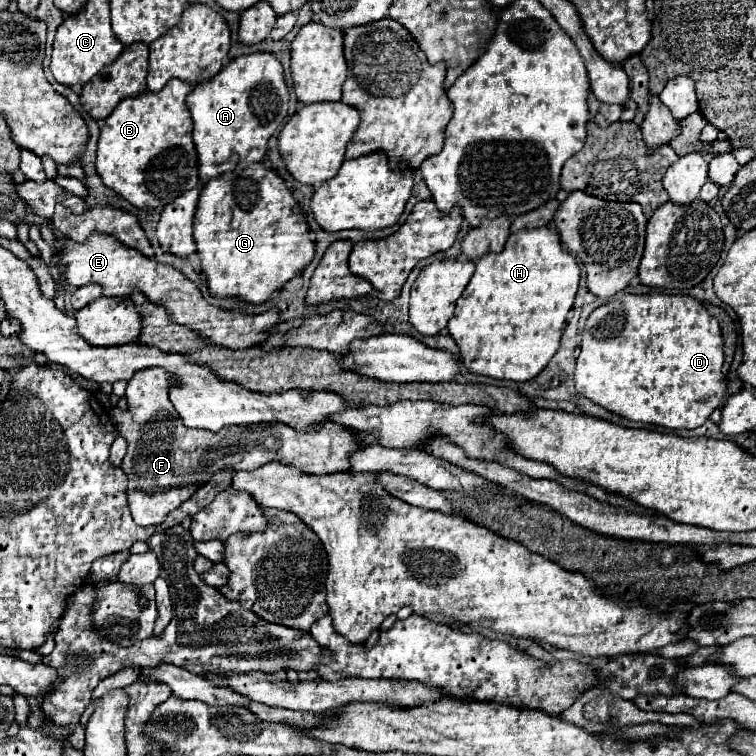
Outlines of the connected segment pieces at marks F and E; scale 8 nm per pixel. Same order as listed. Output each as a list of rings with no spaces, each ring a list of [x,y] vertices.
[[[152,367],[152,369],[138,371],[126,387],[128,409],[122,411],[116,407],[112,411],[112,423],[118,427],[118,433],[128,441],[128,451],[126,451],[126,457],[122,459],[122,471],[128,475],[128,503],[130,503],[130,511],[132,511],[136,525],[158,527],[160,523],[164,523],[166,515],[174,511],[176,507],[180,507],[180,503],[184,503],[194,493],[194,487],[198,487],[198,483],[206,483],[206,479],[210,479],[210,475],[222,467],[234,467],[236,471],[240,469],[252,471],[252,469],[266,465],[268,461],[280,461],[286,465],[300,467],[302,471],[312,473],[312,475],[330,475],[338,471],[350,471],[348,459],[352,453],[356,453],[362,447],[358,439],[346,427],[332,423],[332,421],[324,423],[320,431],[308,431],[308,433],[296,431],[286,423],[224,427],[218,433],[202,431],[202,429],[188,429],[168,399],[168,381],[170,381],[170,375],[162,369]]]
[[[94,233],[86,243],[58,241],[58,245],[60,245],[58,255],[60,255],[62,273],[70,285],[82,287],[88,283],[100,283],[106,297],[128,295],[136,287],[146,297],[150,297],[152,303],[164,305],[174,323],[180,323],[188,329],[198,331],[200,335],[204,335],[206,339],[210,339],[216,345],[234,347],[234,349],[246,349],[246,347],[260,345],[270,335],[272,327],[276,327],[280,323],[278,309],[270,309],[270,311],[258,313],[258,315],[248,315],[248,313],[242,313],[236,309],[220,309],[220,307],[210,305],[202,297],[200,289],[186,275],[182,275],[180,271],[176,271],[170,265],[158,263],[158,261],[142,255],[140,251],[134,251],[132,247],[118,243],[118,239],[114,239],[110,235]]]

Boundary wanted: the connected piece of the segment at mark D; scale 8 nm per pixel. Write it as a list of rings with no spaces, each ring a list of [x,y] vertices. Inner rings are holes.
[[[620,295],[596,307],[586,319],[580,355],[576,359],[576,393],[630,421],[654,423],[668,429],[696,429],[726,399],[728,381],[722,373],[724,341],[718,319],[690,295]]]

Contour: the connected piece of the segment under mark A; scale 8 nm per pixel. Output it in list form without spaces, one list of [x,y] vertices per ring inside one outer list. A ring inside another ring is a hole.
[[[256,51],[250,55],[240,55],[222,67],[220,73],[210,79],[198,81],[186,97],[188,109],[194,119],[194,145],[200,157],[200,181],[222,175],[234,169],[238,163],[254,163],[264,159],[268,139],[282,125],[288,115],[288,85],[284,81],[284,67],[274,53]]]

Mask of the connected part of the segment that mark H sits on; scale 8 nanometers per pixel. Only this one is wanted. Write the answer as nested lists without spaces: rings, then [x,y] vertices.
[[[534,227],[512,233],[500,253],[482,255],[476,263],[476,271],[470,283],[456,301],[454,317],[448,321],[448,331],[460,347],[464,367],[472,373],[494,379],[528,381],[536,377],[558,351],[566,313],[572,309],[578,281],[580,269],[574,257],[564,251],[560,235],[550,227]]]

